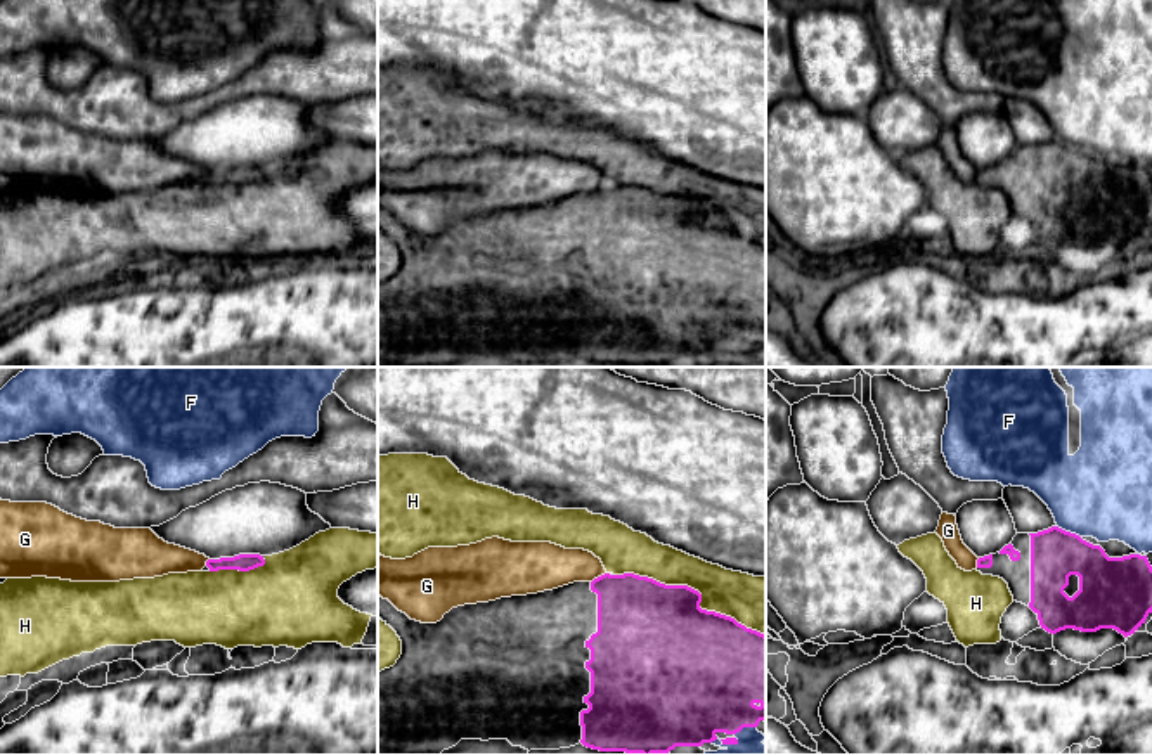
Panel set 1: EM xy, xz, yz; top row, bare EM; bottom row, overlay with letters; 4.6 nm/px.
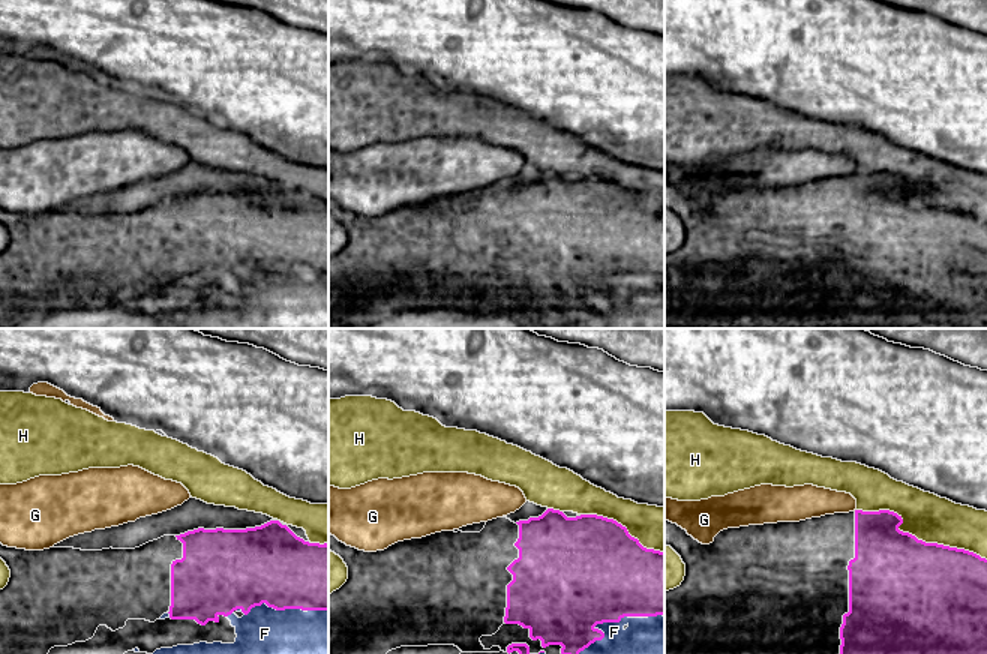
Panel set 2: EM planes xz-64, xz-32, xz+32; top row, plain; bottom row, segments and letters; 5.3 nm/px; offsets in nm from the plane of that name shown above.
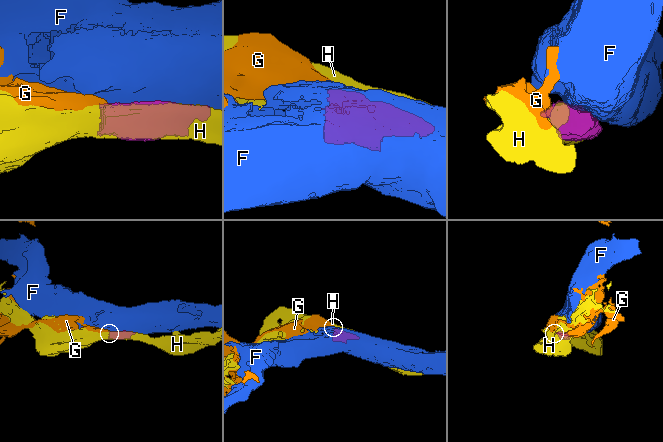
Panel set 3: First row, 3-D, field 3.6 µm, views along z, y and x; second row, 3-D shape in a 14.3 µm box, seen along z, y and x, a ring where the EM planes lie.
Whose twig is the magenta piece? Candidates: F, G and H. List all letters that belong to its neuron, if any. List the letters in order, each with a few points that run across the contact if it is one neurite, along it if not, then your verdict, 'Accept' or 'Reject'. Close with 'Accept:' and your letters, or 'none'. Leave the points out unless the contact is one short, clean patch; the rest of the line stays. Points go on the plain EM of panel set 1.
F: Reject
G: Line: xz (605, 184), (591, 194). Reject
H: Reject
Accept: none

